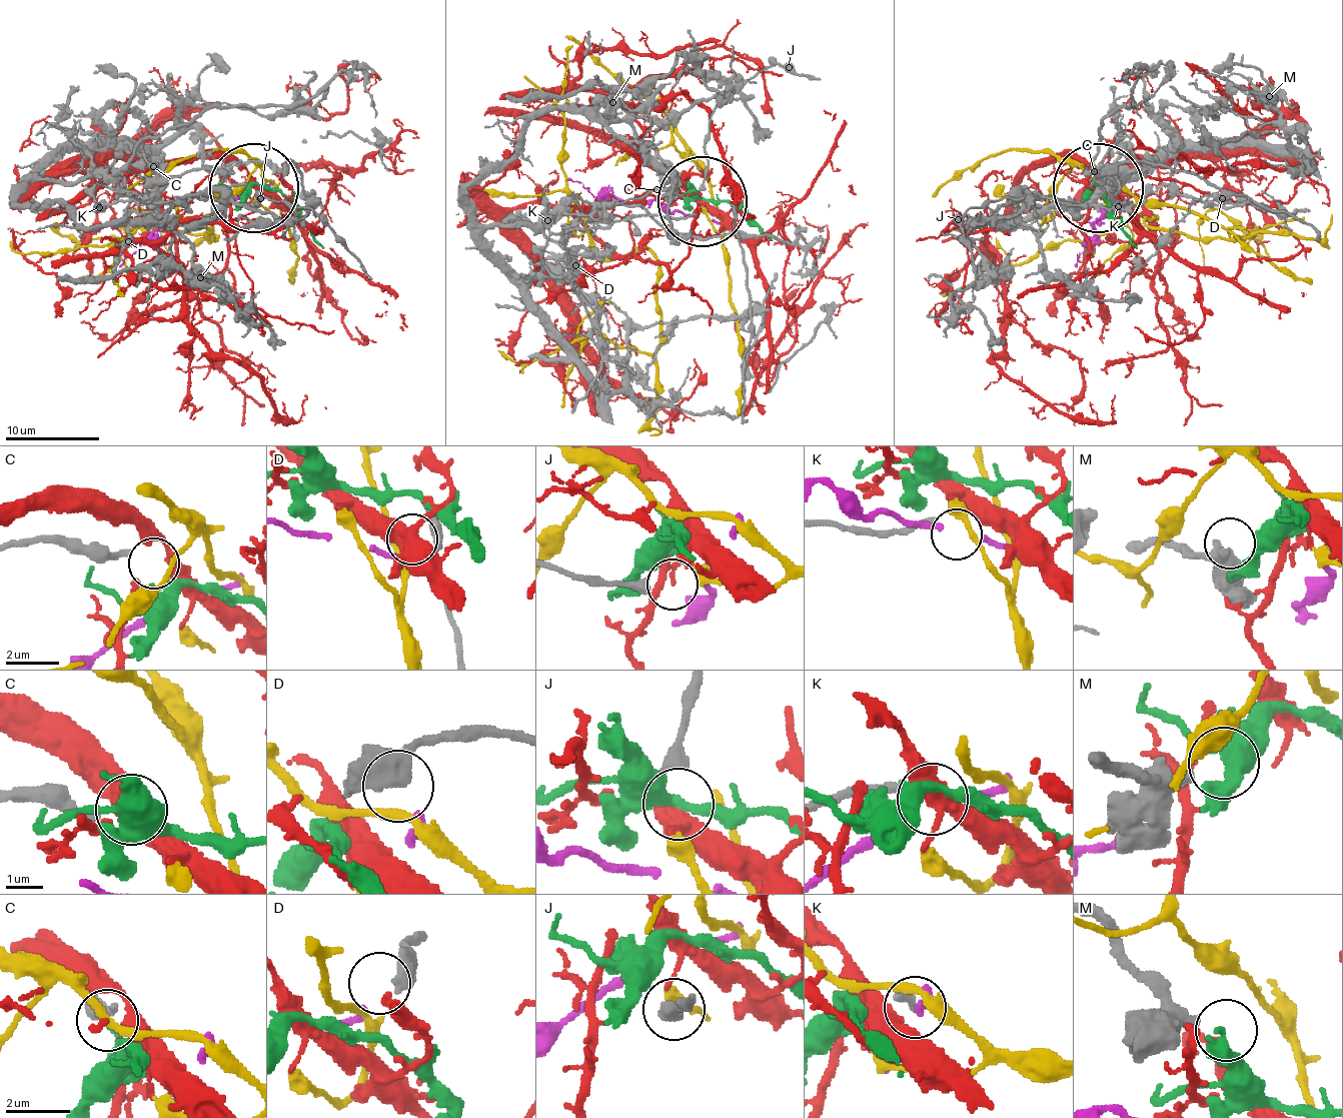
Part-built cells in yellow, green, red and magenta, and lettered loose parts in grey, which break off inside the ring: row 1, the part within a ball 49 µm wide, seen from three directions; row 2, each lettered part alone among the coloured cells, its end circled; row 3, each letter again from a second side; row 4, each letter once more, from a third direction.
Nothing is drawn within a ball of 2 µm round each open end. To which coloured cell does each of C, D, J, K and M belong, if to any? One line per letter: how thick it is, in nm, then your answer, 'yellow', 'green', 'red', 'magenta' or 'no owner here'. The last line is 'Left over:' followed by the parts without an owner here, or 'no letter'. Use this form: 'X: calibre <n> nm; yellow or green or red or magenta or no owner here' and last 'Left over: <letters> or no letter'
C: calibre 240 nm; no owner here
D: calibre 700 nm; magenta
J: calibre 400 nm; yellow
K: calibre 220 nm; no owner here
M: calibre 320 nm; green
Left over: C, K

